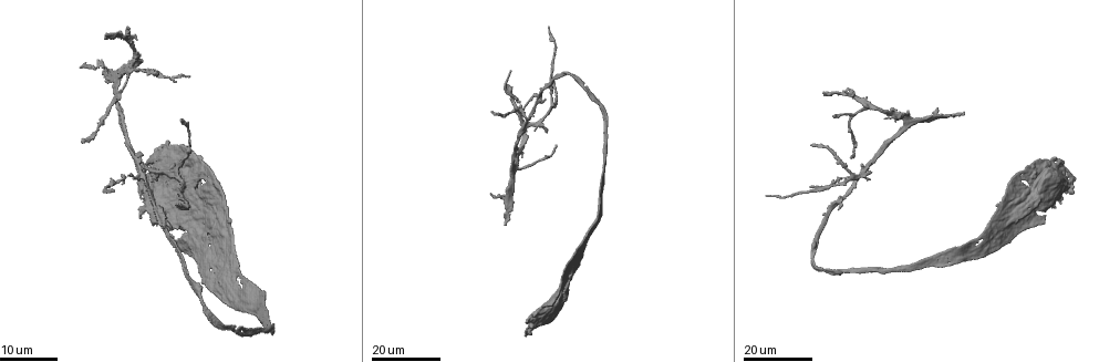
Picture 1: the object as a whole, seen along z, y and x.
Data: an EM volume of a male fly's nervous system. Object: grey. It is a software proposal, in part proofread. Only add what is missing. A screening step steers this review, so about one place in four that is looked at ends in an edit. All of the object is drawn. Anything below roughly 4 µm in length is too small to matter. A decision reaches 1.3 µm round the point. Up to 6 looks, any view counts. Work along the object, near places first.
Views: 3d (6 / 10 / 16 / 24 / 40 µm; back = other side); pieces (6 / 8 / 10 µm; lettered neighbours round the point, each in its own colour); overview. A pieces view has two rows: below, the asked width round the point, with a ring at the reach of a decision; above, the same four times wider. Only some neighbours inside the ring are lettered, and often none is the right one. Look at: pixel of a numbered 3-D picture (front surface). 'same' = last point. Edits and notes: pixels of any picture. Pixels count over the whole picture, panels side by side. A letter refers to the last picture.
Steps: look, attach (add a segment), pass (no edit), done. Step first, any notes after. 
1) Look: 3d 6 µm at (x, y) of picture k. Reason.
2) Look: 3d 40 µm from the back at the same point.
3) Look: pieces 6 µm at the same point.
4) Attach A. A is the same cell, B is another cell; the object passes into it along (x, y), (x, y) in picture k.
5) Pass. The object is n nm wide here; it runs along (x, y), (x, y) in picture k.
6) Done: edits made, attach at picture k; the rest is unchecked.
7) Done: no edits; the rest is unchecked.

Look: 3d 16 µm at (833, 114) of picture 1. Free end.

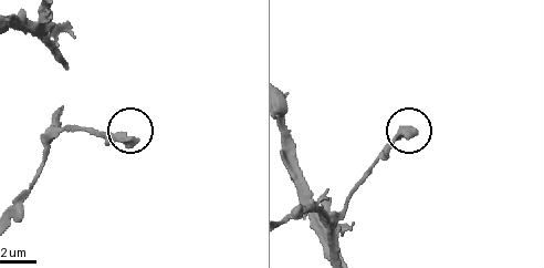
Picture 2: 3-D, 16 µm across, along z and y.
Look: pieces 8 µm at (415, 131) of picture 2.

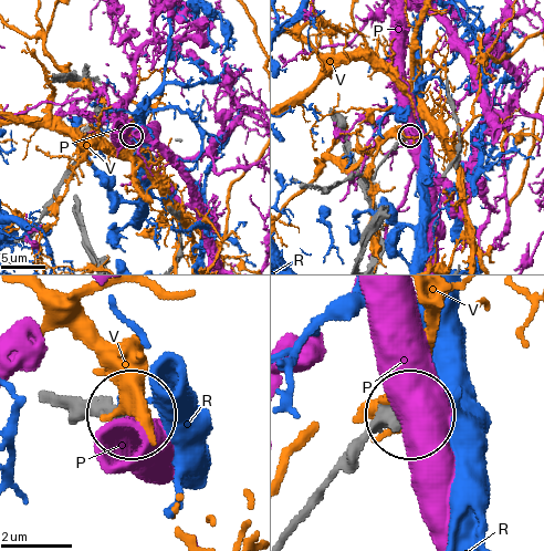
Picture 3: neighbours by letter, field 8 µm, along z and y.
Pass. The object is 400 nm wide here; P, R and V are other cells; none of them fits.

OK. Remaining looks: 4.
Look: 3d 24 µm at (506, 226) of picture 1. Long arm stops here.

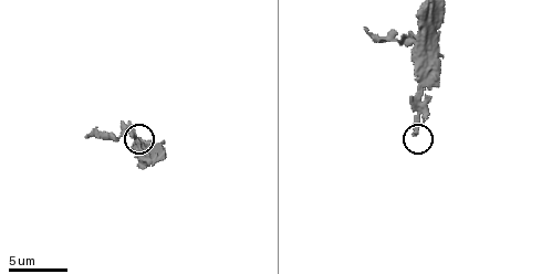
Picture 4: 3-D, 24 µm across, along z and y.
Look: pieces 6 µm at the same point. What lies round it.

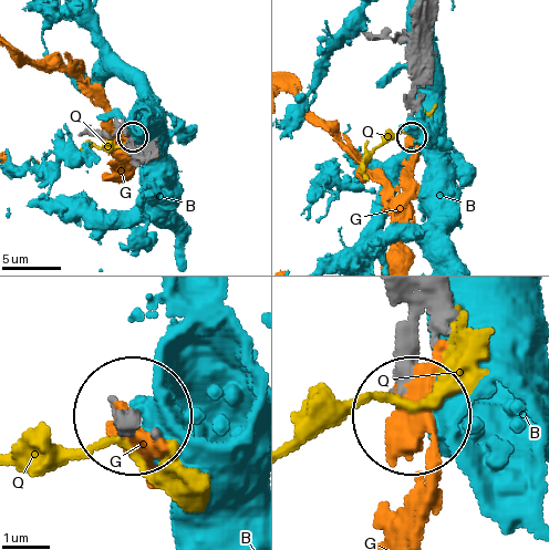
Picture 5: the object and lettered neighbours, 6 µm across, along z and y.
Attach G. G is the same cell, B and Q are other cells; the object passes into it along (417, 303), (401, 390), (413, 529) in picture 5; it goes on there.

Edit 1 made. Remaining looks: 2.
Done: edits made, attach at picture 5; the rest is unchecked.

